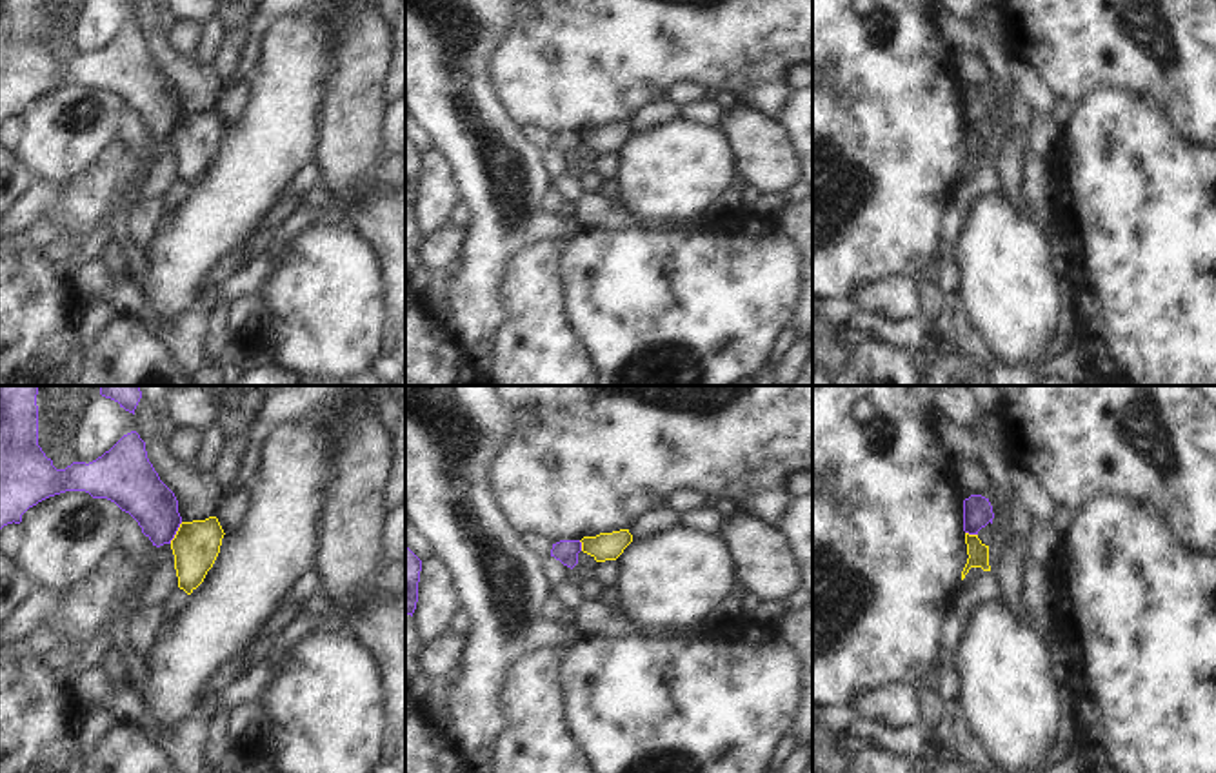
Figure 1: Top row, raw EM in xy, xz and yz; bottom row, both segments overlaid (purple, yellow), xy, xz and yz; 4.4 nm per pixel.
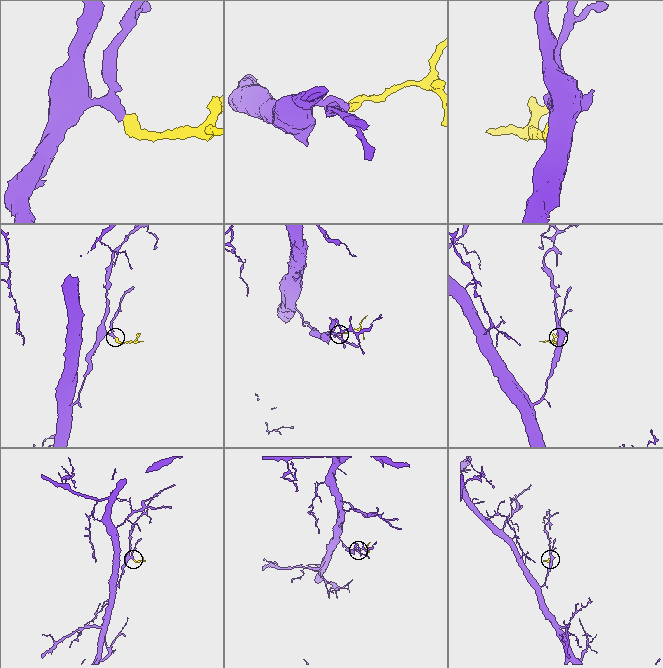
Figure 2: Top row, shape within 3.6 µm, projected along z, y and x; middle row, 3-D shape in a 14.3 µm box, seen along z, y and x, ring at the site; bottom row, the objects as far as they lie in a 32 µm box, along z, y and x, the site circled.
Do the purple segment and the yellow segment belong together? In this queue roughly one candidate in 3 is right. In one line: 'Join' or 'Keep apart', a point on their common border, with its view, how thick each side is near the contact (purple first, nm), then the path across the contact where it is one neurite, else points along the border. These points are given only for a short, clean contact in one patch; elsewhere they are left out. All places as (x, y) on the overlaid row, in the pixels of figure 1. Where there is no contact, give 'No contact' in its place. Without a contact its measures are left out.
Keep apart. Touches purple at xy (175, 533). Thickness 220 nm (purple) against 200 nm. Boundary: xy (182, 522), (169, 542)

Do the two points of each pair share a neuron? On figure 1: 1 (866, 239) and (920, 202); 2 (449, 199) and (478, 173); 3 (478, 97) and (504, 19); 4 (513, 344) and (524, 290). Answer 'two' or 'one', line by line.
1: one
2: two
3: one
4: one

